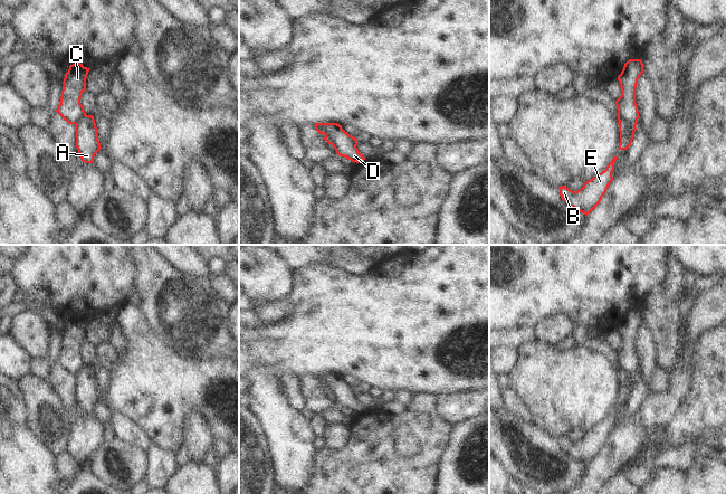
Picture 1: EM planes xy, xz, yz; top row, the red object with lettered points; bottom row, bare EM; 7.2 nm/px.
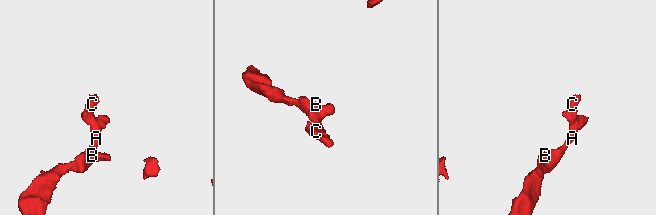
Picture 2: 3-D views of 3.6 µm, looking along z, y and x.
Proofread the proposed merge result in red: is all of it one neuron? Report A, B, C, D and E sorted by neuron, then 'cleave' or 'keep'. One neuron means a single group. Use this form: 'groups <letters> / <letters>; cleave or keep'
groups A B D E / C; cleave

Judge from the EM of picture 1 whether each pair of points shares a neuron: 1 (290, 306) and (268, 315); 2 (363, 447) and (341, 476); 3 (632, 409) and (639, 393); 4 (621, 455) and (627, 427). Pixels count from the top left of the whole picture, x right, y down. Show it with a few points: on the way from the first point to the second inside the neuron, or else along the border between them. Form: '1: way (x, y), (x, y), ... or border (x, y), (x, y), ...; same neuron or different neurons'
1: way (285, 309), (274, 312); same neuron
2: way (363, 454), (347, 469); same neuron
3: way (633, 406), (638, 397); same neuron
4: way (621, 448), (627, 434); same neuron

